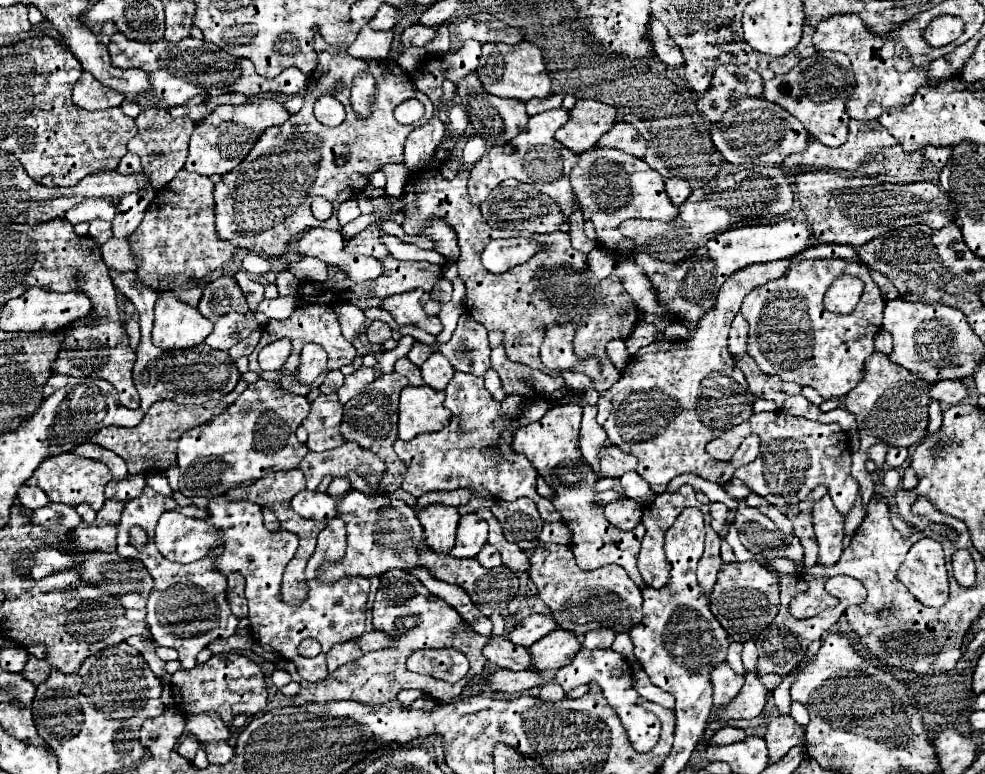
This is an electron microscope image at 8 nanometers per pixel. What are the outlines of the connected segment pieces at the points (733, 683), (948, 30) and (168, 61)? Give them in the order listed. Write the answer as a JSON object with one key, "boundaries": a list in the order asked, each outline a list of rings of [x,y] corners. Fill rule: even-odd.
{"boundaries":[[[[724,661],[712,671],[712,685],[714,685],[714,707],[722,709],[736,697],[736,693],[740,693],[744,685],[744,677],[734,673]]],[[[942,15],[928,25],[924,37],[932,47],[940,47],[958,39],[962,35],[962,29],[964,29],[964,23],[959,17]]],[[[116,31],[110,41],[110,57],[112,63],[120,69],[138,67],[148,71],[152,77],[154,95],[160,99],[160,107],[164,109],[182,105],[194,95],[220,95],[232,91],[242,93],[246,97],[268,93],[268,91],[298,95],[308,85],[308,75],[304,75],[298,67],[288,67],[278,77],[266,79],[254,71],[250,59],[236,59],[234,55],[220,49],[218,45],[194,37],[186,37],[184,41],[178,43],[168,43],[164,39],[154,43],[140,43],[140,41],[130,41]]]]}

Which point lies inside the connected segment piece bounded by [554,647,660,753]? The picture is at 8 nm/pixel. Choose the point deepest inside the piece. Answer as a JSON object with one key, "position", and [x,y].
{"position":[610,671]}

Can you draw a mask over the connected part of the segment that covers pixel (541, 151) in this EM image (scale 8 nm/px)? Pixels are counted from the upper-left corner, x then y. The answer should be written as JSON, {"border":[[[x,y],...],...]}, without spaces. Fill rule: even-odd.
{"border":[[[558,107],[558,109],[550,109],[538,115],[532,115],[528,121],[528,129],[524,127],[516,139],[512,139],[508,145],[502,147],[492,147],[472,169],[470,179],[468,179],[468,195],[472,199],[474,205],[480,205],[488,193],[500,185],[504,179],[514,177],[516,181],[524,181],[534,185],[540,193],[550,195],[552,199],[556,199],[556,203],[560,205],[562,213],[570,215],[572,213],[572,201],[574,191],[570,187],[570,171],[572,165],[576,165],[578,155],[572,153],[568,147],[560,145],[560,141],[556,141],[554,133],[556,129],[560,129],[566,121],[568,121],[568,109],[566,107]]]}

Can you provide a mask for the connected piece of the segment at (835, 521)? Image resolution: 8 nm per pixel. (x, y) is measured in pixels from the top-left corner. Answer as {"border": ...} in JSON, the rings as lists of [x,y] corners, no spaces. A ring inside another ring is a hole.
{"border":[[[826,495],[822,497],[812,511],[812,523],[816,531],[816,539],[820,545],[820,559],[822,565],[832,565],[842,555],[842,539],[844,539],[844,521],[840,511],[834,507],[832,499]]]}

